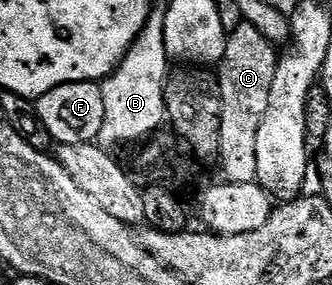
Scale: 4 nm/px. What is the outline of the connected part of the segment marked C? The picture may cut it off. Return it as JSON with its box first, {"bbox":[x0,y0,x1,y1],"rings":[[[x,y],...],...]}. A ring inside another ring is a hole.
{"bbox":[219,23,279,184],"rings":[[[242,23],[233,33],[228,34],[227,51],[219,66],[221,82],[221,98],[223,99],[223,115],[221,116],[221,138],[219,147],[221,155],[219,166],[225,172],[224,180],[228,184],[254,183],[257,179],[255,167],[255,139],[259,135],[259,123],[263,123],[263,115],[267,115],[267,95],[271,95],[271,83],[275,79],[275,71],[279,60],[279,49],[274,42],[267,40],[254,25]]]}

